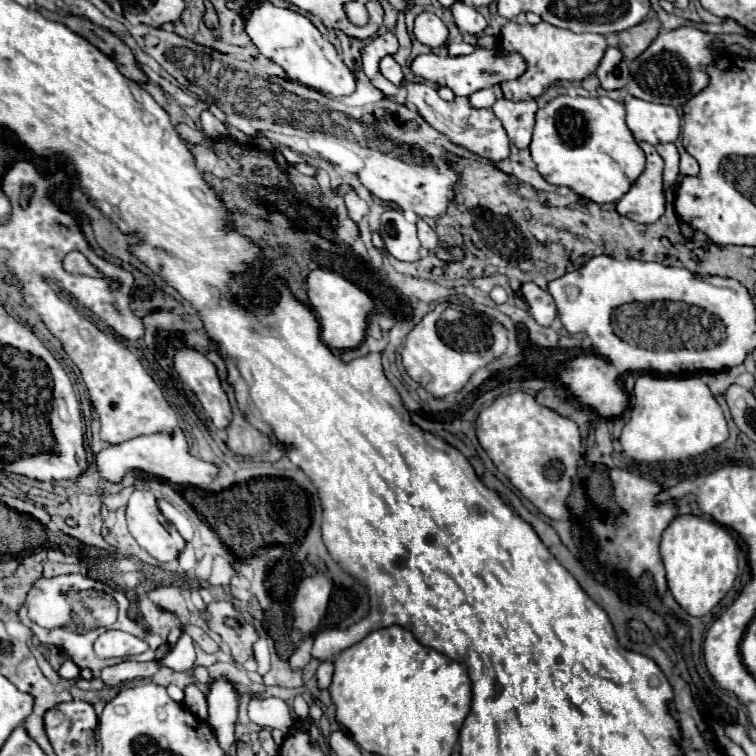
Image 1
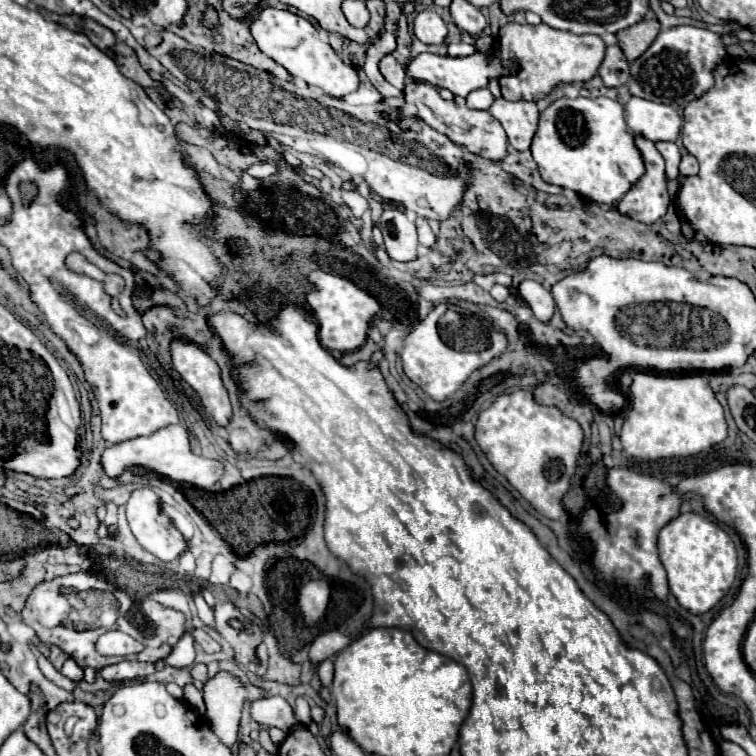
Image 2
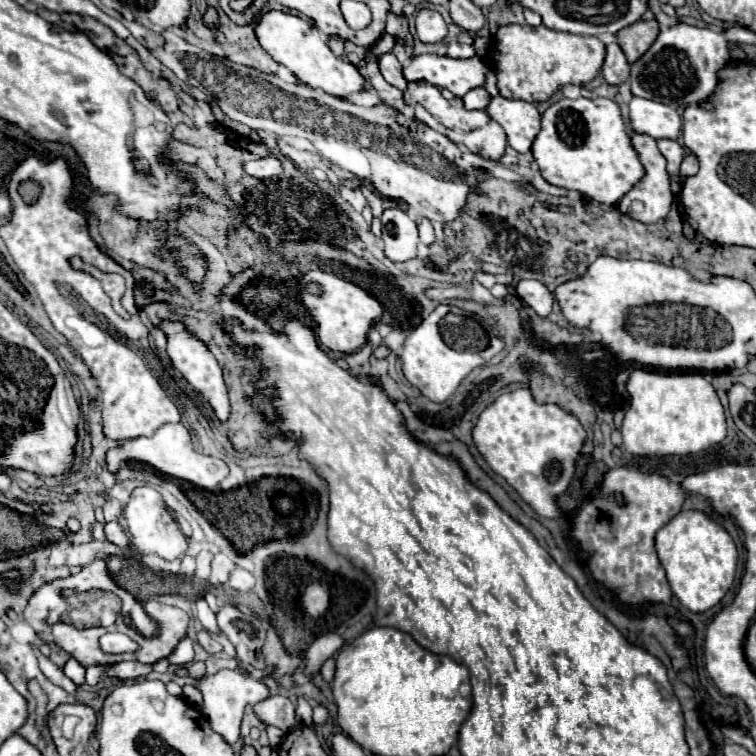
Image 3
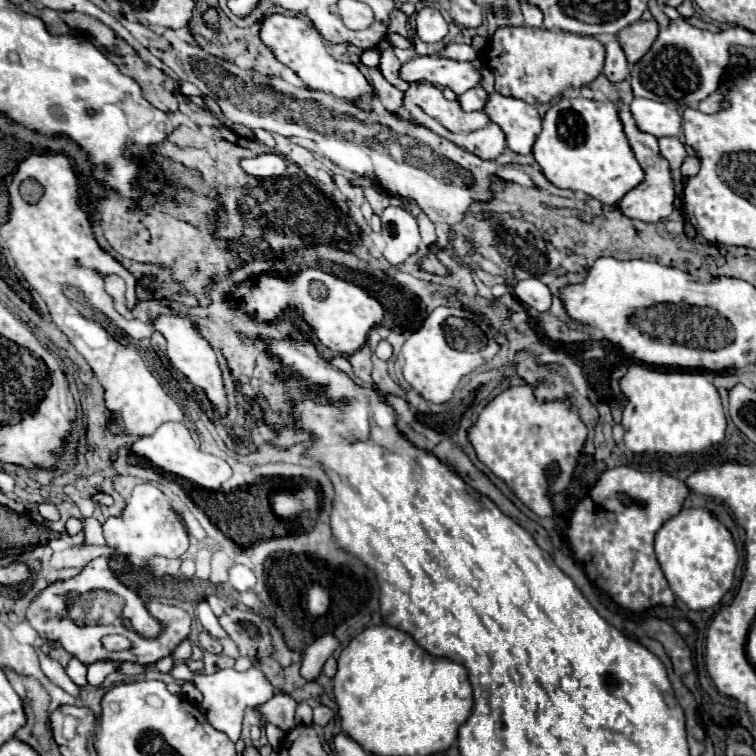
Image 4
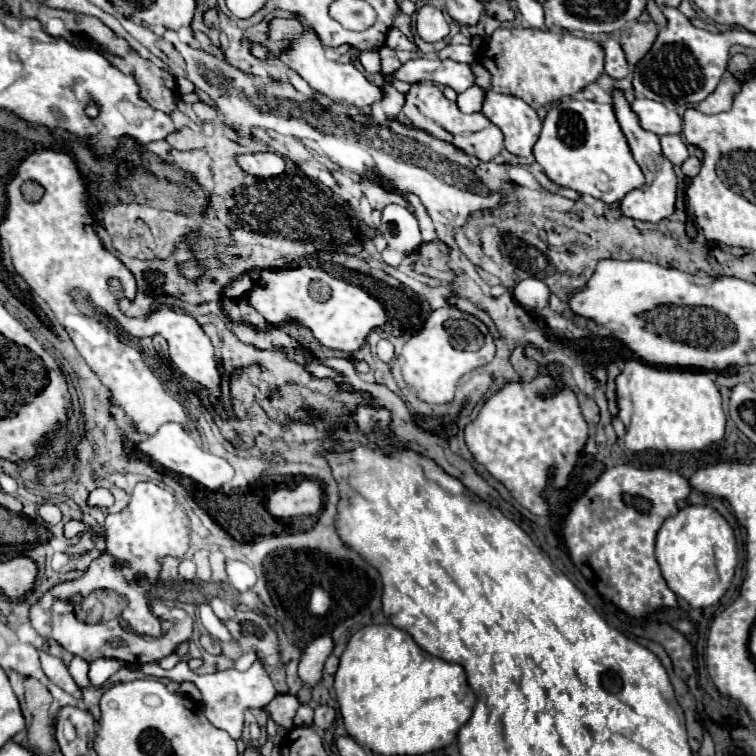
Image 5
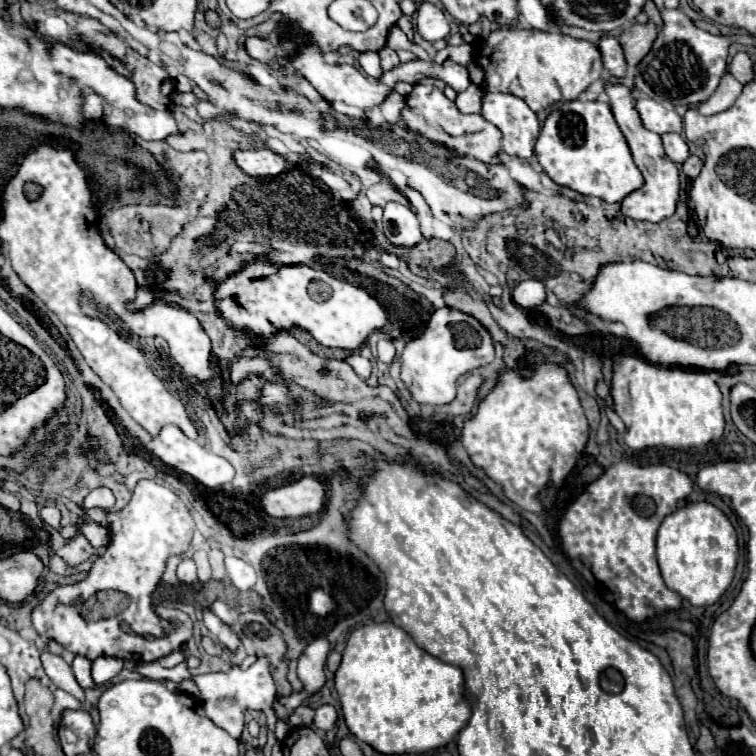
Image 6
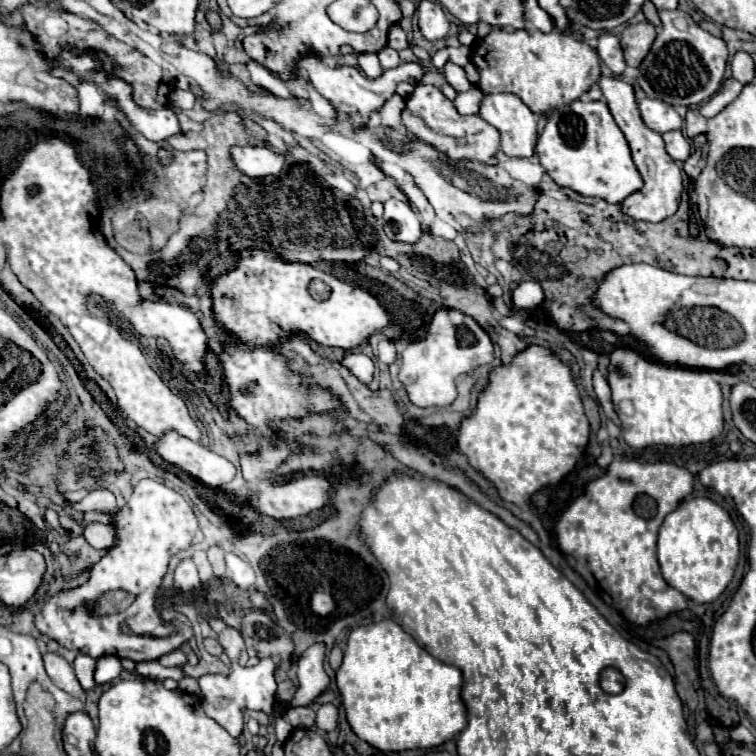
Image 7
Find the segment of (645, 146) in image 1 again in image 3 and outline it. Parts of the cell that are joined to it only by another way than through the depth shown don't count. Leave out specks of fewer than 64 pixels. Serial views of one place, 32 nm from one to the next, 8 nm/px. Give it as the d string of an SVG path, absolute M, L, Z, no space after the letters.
M624 114L624 120L626 120L626 126L628 126L628 136L632 140L632 146L646 170L646 176L640 180L640 184L636 184L620 202L618 202L618 210L622 214L628 214L630 218L634 220L640 220L640 222L658 222L662 218L668 216L670 212L670 206L674 202L674 196L672 196L672 190L670 190L670 176L668 176L668 170L666 170L666 160L664 156L660 154L658 146L656 146L656 140L648 134L638 134L632 126L630 126L630 120L628 116Z

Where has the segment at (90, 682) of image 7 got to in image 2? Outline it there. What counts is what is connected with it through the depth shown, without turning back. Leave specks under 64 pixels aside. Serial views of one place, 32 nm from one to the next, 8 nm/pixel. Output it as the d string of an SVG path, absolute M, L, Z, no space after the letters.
M68 658L66 662L64 662L64 666L62 666L62 674L66 676L66 678L70 678L72 682L82 682L84 680L84 670L76 664L76 660L72 660L72 658Z

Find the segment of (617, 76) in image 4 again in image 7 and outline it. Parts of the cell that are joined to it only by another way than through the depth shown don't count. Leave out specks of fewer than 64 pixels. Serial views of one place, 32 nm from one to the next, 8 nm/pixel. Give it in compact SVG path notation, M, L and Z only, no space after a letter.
M612 32L600 34L600 38L598 38L598 56L604 62L604 66L608 66L612 70L614 76L620 76L624 72L626 62L624 62L620 38L614 36Z

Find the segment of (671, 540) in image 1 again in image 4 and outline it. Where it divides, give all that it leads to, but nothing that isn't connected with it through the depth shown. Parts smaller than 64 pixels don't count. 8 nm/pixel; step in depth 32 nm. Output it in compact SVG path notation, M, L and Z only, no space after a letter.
M682 508L656 534L656 558L670 590L692 610L706 610L722 600L734 580L738 552L732 532L706 508Z

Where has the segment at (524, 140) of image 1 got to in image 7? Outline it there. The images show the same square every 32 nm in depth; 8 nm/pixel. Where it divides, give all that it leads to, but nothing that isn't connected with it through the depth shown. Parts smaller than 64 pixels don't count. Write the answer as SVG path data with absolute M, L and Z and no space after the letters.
M488 94L478 116L500 132L500 150L506 156L530 158L536 148L536 114L514 94Z

